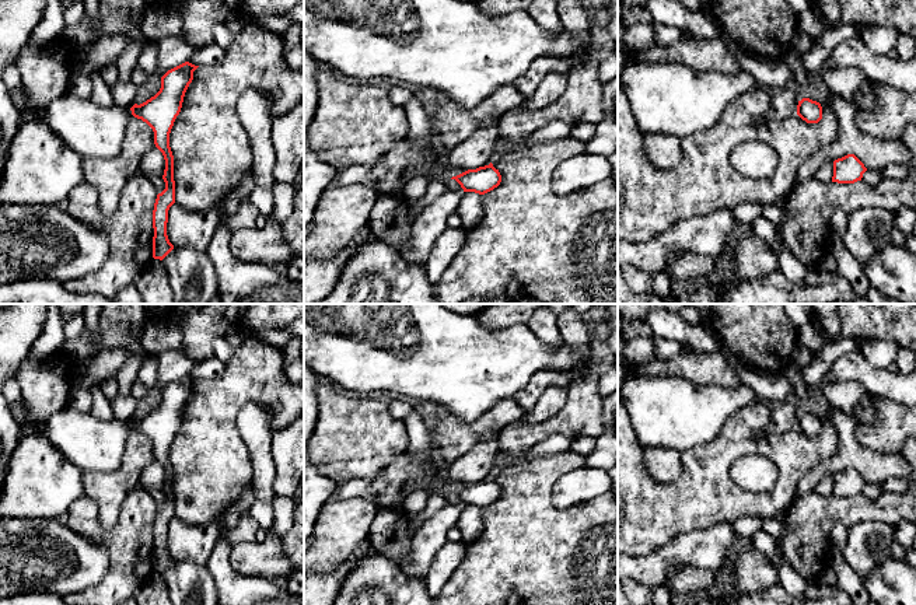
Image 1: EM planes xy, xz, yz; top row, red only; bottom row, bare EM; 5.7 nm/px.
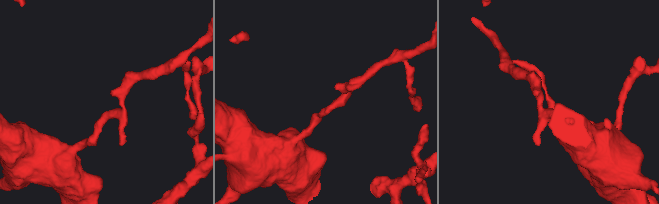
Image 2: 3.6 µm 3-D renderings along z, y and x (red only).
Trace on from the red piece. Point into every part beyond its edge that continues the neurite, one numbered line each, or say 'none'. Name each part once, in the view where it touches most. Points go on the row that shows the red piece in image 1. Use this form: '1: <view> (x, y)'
1: xy (91, 130)

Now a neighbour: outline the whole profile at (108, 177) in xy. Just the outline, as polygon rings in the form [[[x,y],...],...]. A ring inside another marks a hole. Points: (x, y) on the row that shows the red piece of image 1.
[[[132,116],[116,157],[83,160],[84,181],[97,190],[104,214],[112,214],[118,209],[123,186],[140,172],[144,154],[154,147],[153,129],[141,119]]]

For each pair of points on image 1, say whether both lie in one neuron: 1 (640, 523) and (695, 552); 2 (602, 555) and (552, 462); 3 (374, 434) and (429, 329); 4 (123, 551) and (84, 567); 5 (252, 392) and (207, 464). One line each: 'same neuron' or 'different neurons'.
1: different neurons
2: same neuron
3: different neurons
4: different neurons
5: same neuron

